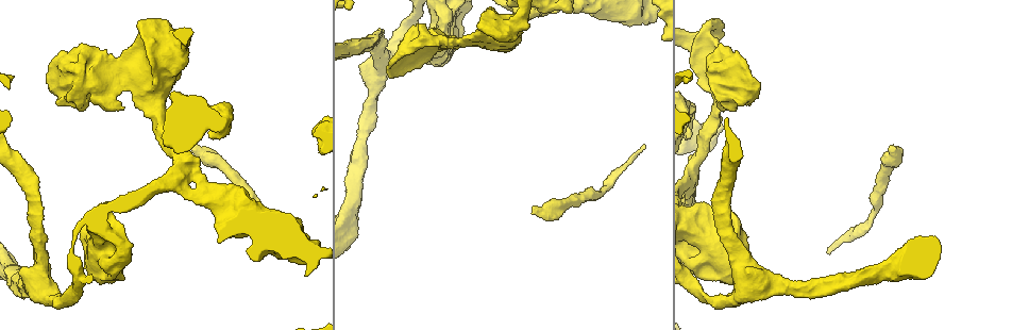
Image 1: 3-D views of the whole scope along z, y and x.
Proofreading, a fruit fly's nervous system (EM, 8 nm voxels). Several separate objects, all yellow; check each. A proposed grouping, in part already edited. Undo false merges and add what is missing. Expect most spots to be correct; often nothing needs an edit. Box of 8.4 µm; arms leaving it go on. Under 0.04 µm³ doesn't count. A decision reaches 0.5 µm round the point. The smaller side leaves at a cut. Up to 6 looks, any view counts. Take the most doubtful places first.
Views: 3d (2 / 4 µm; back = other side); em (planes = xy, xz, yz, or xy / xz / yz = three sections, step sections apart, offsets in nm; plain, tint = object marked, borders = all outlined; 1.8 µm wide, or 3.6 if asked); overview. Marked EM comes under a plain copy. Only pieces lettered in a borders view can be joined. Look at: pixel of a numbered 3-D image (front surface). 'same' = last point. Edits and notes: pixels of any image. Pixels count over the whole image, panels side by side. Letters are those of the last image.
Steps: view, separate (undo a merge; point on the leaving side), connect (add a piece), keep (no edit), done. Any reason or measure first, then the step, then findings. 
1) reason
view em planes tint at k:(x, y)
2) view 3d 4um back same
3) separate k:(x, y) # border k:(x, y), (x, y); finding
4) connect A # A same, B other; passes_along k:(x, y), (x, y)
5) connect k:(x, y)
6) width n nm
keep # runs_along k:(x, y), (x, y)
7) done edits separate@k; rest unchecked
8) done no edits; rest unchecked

an open end
view 3d 2um at 1:(124, 108)

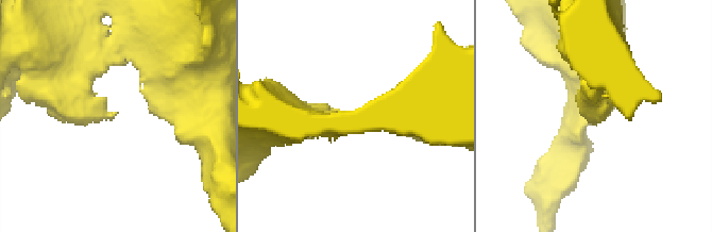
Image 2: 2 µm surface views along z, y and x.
view em xy step 4 tint at 2:(113, 116)

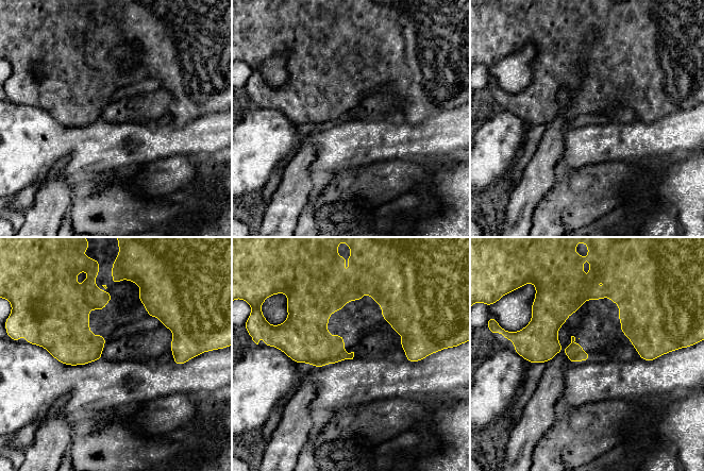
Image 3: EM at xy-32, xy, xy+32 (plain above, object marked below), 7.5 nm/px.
view em planes borders same

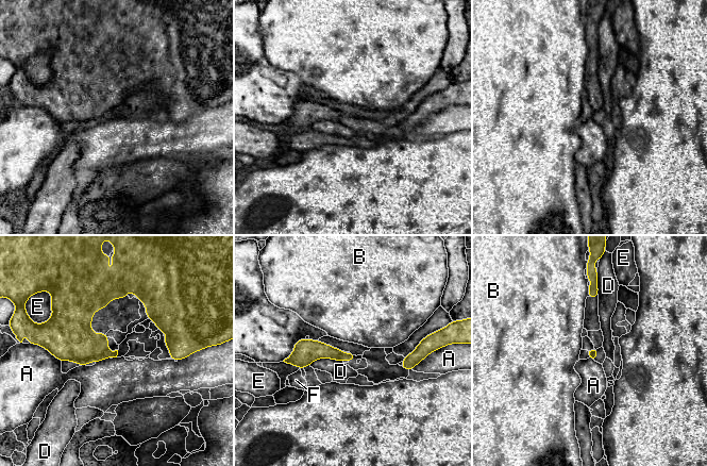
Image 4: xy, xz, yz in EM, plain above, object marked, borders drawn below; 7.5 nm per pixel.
keep # A other, B other, D other, E other, F other; border 4:(305, 337), (299, 338), (282, 361); none of them fits

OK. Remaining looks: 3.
end of a long branch
view em planes borders at 1:(645, 145)

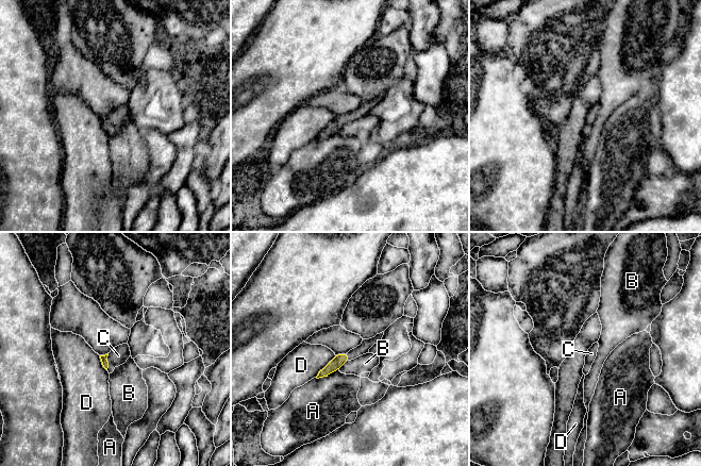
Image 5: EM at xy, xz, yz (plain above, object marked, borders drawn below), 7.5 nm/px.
connect C # A other, B other, C same, D other; the cell continues

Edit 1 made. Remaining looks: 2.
done edits connect@5; rest unchecked

